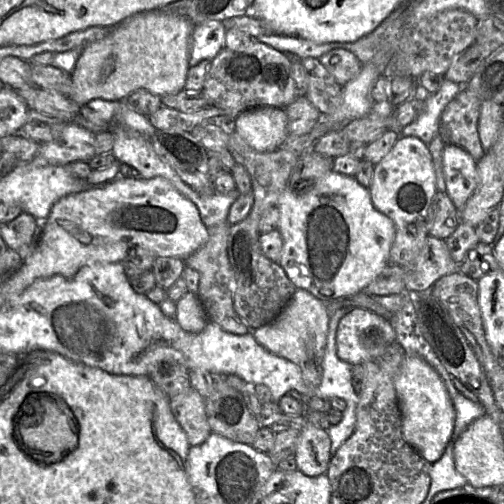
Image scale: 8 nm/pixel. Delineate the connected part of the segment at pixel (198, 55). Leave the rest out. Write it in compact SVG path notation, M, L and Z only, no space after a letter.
M210 20L194 25L189 67L203 60L211 61L225 46L226 27L221 21Z

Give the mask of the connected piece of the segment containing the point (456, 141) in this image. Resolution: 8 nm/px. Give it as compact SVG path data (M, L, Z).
M462 89L443 110L439 124L439 135L445 144L463 148L477 162L485 154L478 133L481 104L474 93Z

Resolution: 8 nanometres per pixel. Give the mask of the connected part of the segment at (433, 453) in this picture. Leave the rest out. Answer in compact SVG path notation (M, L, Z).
M407 354L394 381L402 420L402 433L425 460L438 461L454 431L455 409L446 386L437 371L424 359Z

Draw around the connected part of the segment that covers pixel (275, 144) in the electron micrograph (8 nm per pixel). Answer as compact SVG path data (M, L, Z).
M272 106L240 113L234 120L234 130L251 148L259 152L277 150L289 137L285 109Z

